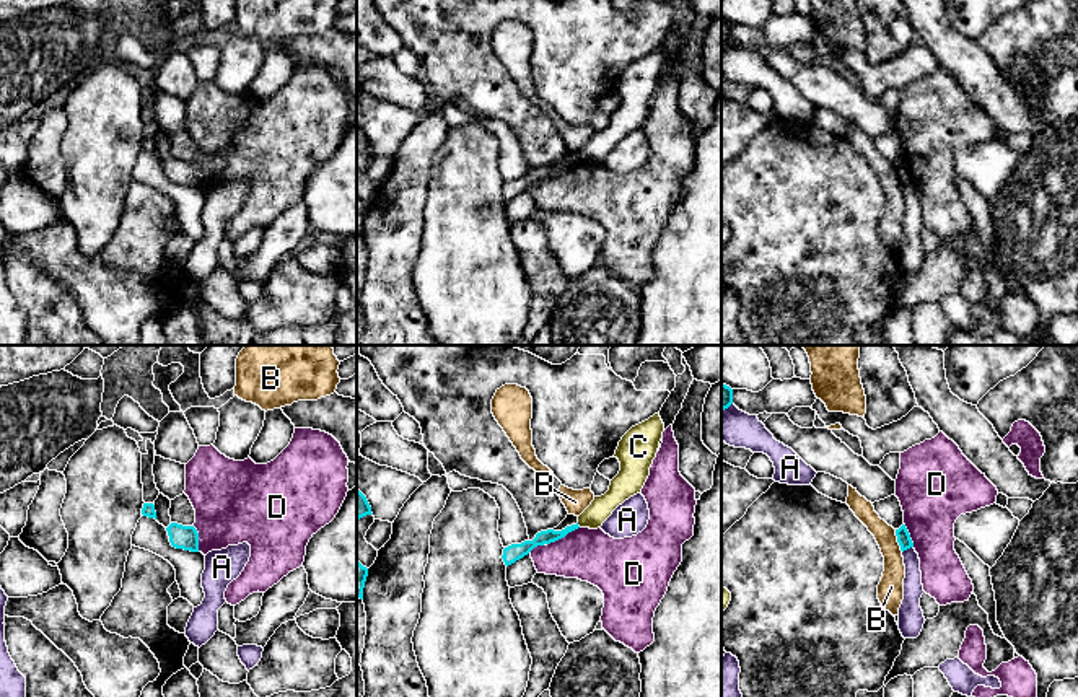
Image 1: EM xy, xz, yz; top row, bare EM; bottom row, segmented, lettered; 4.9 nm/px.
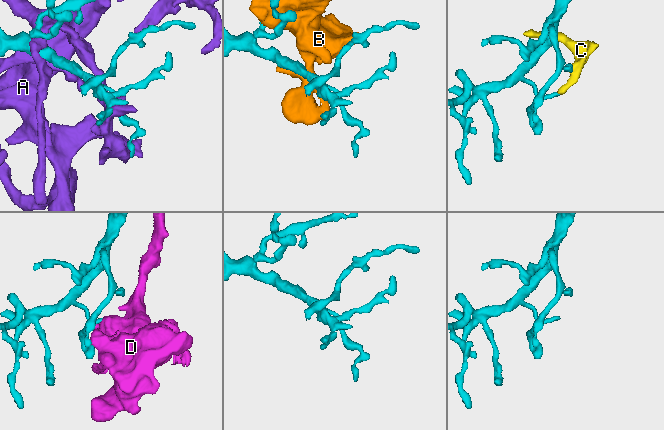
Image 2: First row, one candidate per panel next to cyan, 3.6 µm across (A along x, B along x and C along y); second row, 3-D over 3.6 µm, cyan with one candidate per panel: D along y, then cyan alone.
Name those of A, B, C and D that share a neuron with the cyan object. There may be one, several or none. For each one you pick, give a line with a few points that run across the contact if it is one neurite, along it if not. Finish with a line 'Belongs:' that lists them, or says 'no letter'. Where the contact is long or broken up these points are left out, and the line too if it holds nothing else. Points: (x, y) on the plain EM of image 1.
Belongs: no letter

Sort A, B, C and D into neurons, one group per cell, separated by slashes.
A / B / C / D

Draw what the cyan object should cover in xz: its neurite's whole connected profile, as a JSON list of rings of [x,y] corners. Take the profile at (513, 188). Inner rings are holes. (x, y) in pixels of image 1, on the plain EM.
[[[576,158],[576,160],[567,161],[562,166],[554,166],[554,164],[541,166],[536,169],[536,173],[532,176],[524,176],[521,179],[511,179],[511,181],[505,182],[502,194],[503,194],[505,200],[508,202],[508,200],[515,199],[516,195],[523,194],[524,191],[528,191],[534,182],[555,178],[578,163],[580,161]]]

